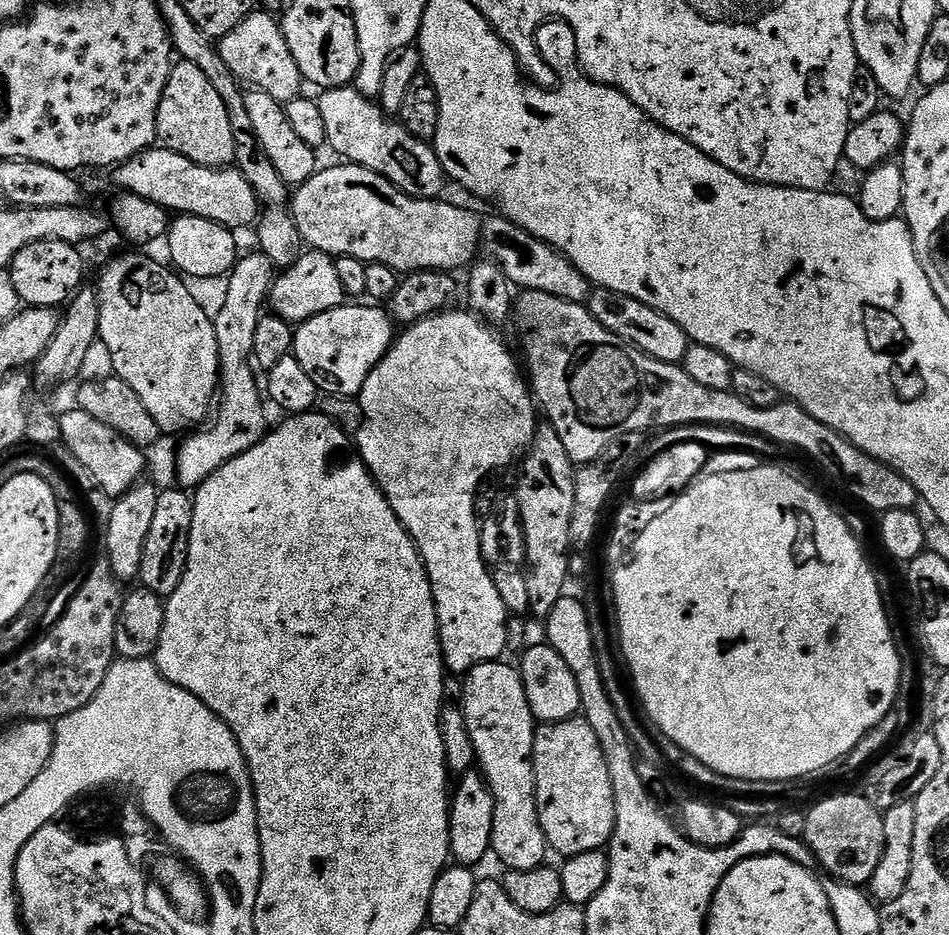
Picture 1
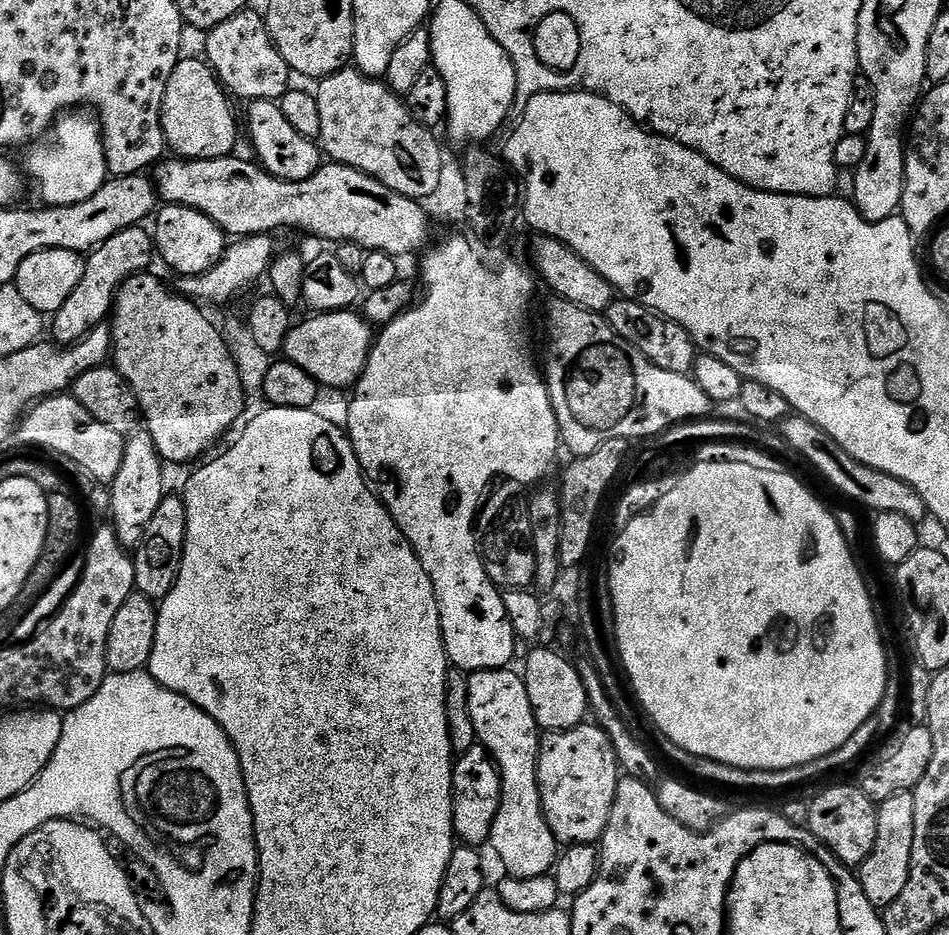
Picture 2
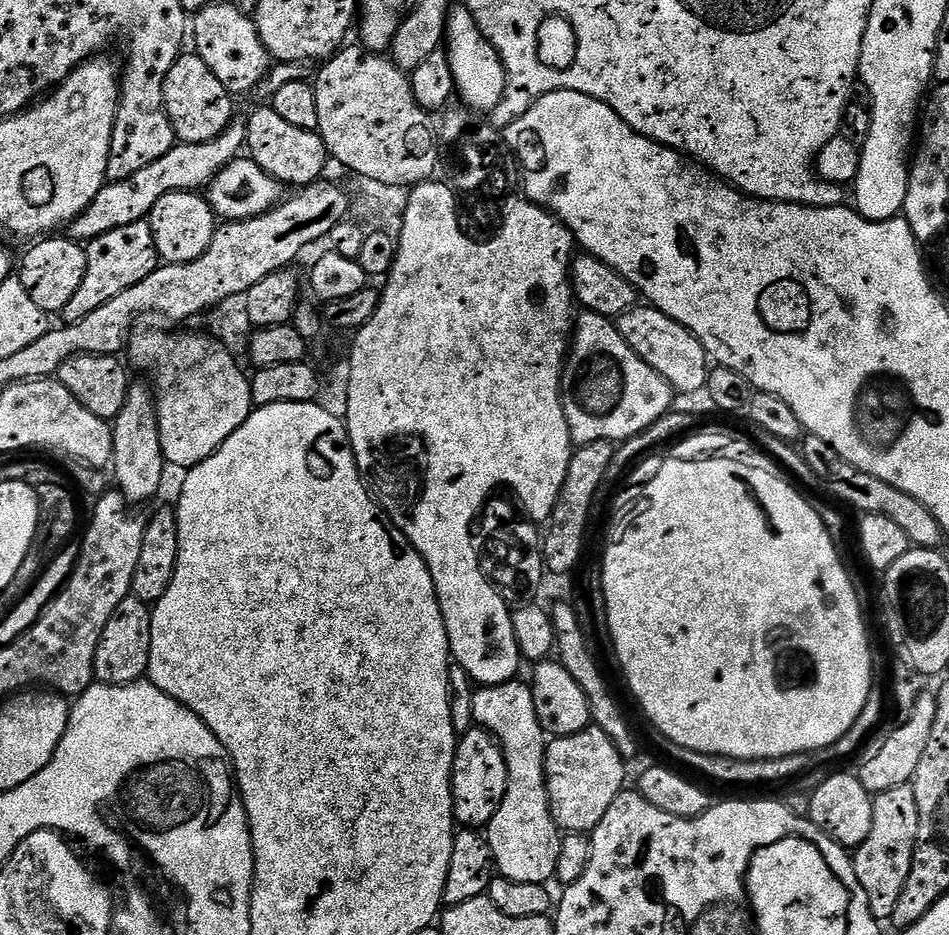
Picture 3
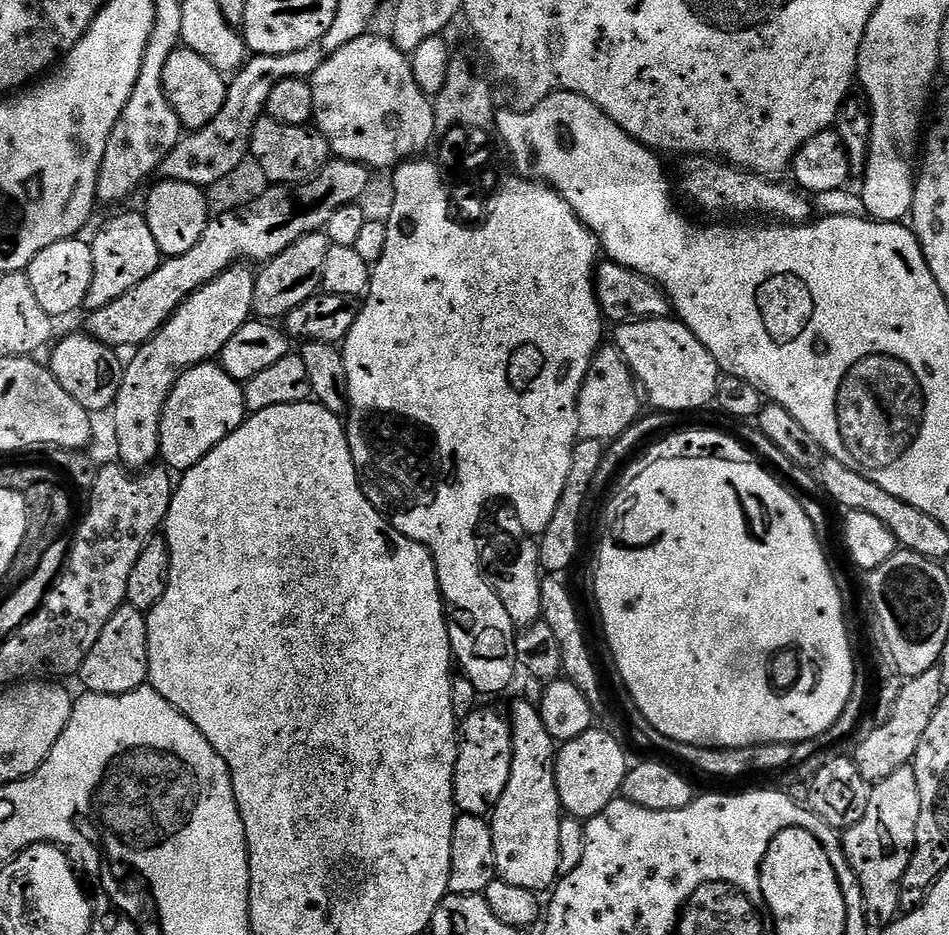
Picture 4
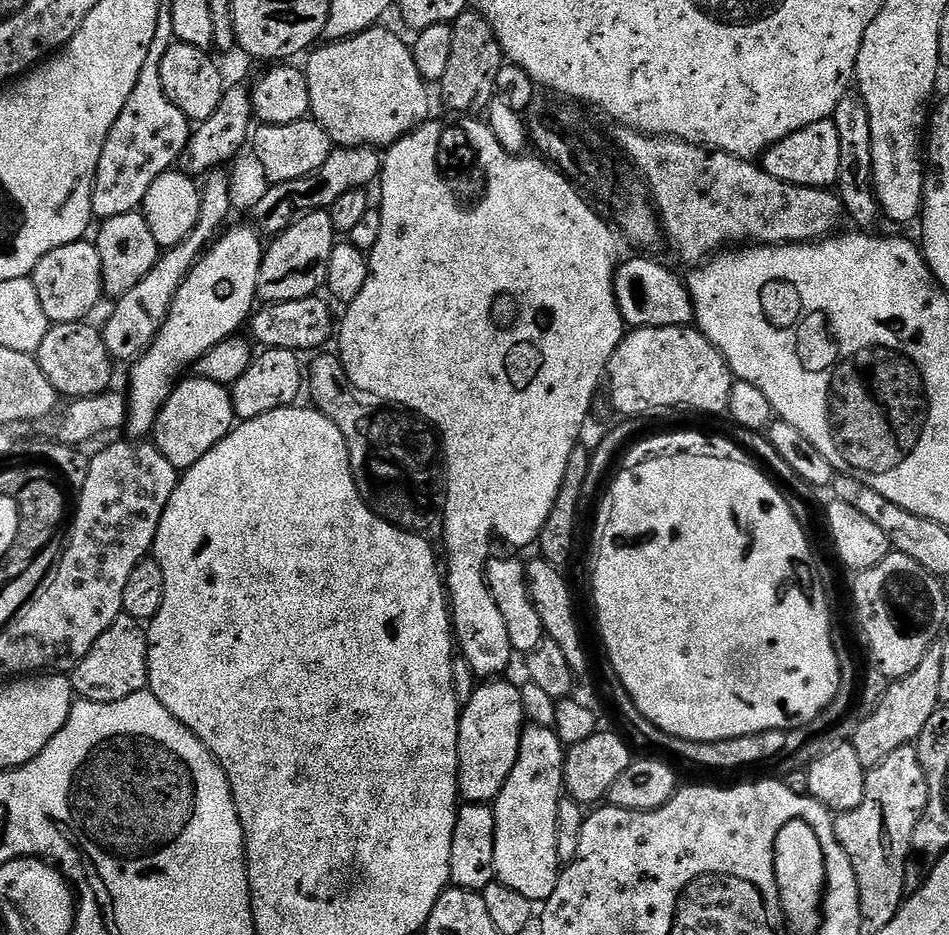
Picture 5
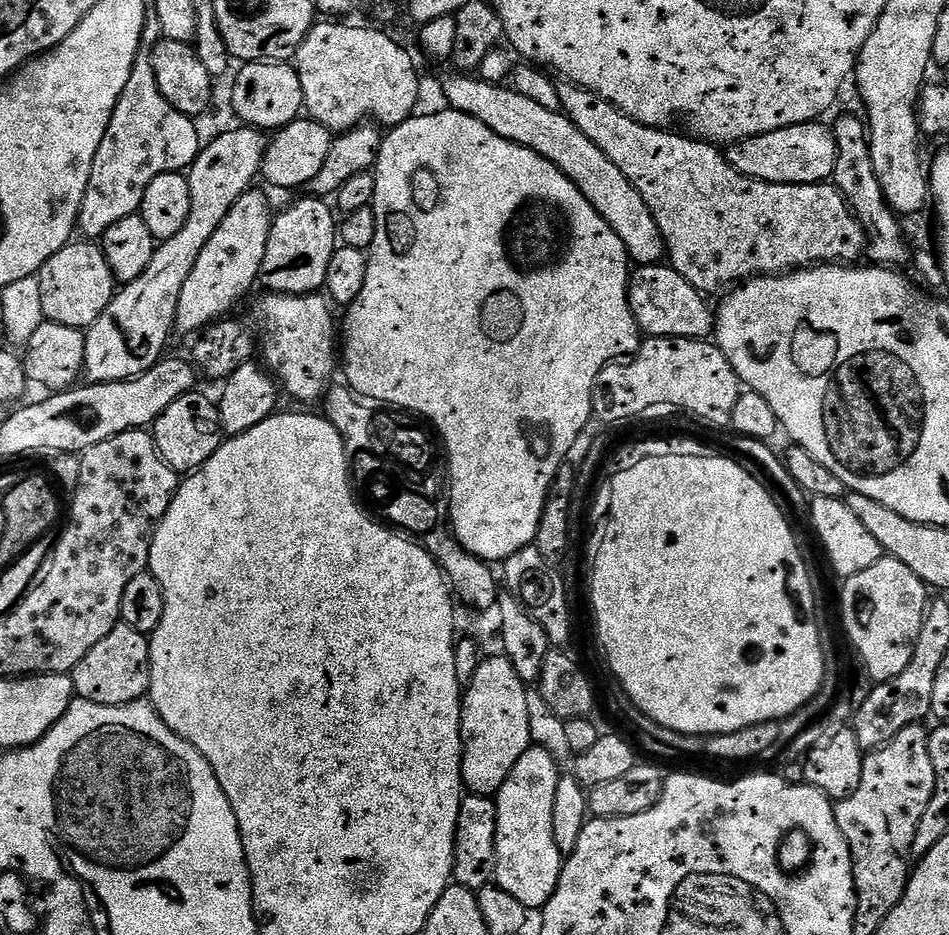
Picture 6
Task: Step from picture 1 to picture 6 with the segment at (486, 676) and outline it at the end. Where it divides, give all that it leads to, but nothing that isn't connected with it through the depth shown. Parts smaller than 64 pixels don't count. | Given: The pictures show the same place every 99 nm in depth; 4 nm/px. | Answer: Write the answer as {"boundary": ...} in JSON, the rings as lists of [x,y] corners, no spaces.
{"boundary":[[[528,748],[494,797],[498,810],[494,883],[530,910],[543,910],[560,881],[562,857],[558,842],[554,842],[554,794],[562,775],[560,768],[546,749]]]}

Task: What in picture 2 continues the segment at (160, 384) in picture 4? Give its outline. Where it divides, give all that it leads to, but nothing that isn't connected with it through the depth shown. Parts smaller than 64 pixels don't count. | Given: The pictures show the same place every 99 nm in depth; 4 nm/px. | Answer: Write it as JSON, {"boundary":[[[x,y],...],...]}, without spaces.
{"boundary":[[[137,430],[127,437],[122,454],[122,467],[112,479],[112,510],[110,513],[111,527],[115,528],[118,538],[124,547],[132,550],[144,536],[144,528],[150,526],[150,518],[158,511],[158,502],[166,495],[164,488],[165,461],[161,460],[154,446],[154,438],[146,430]]]}

